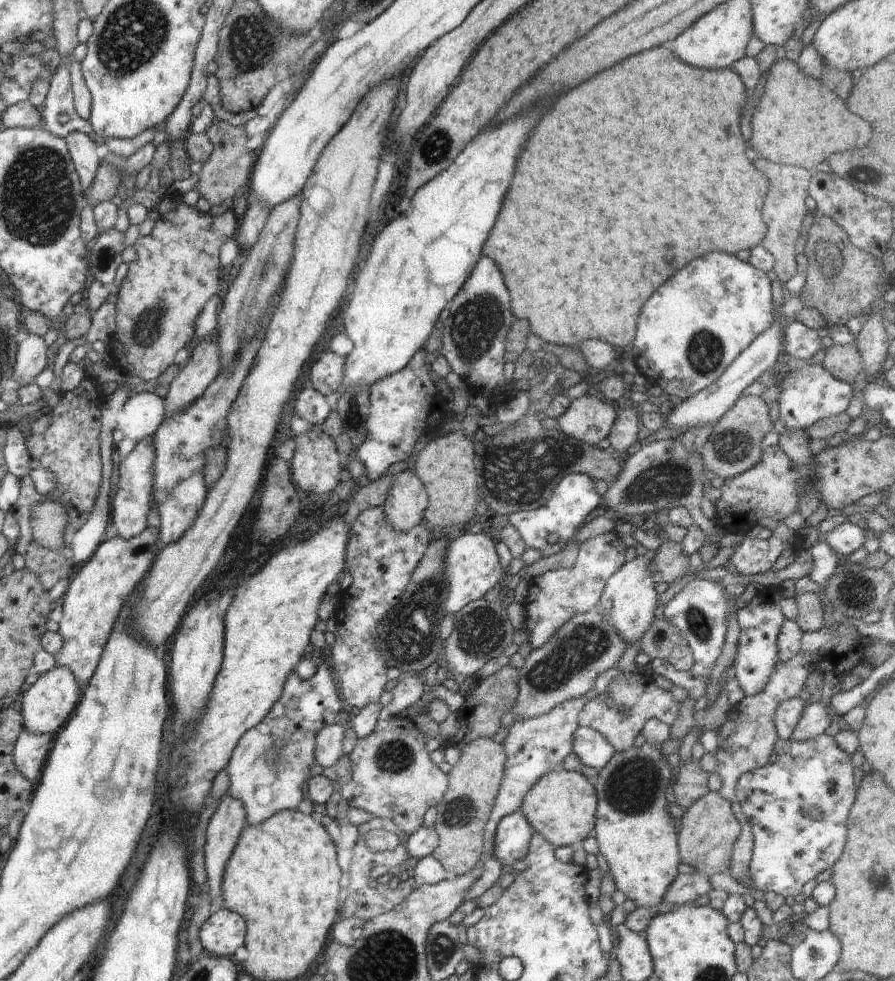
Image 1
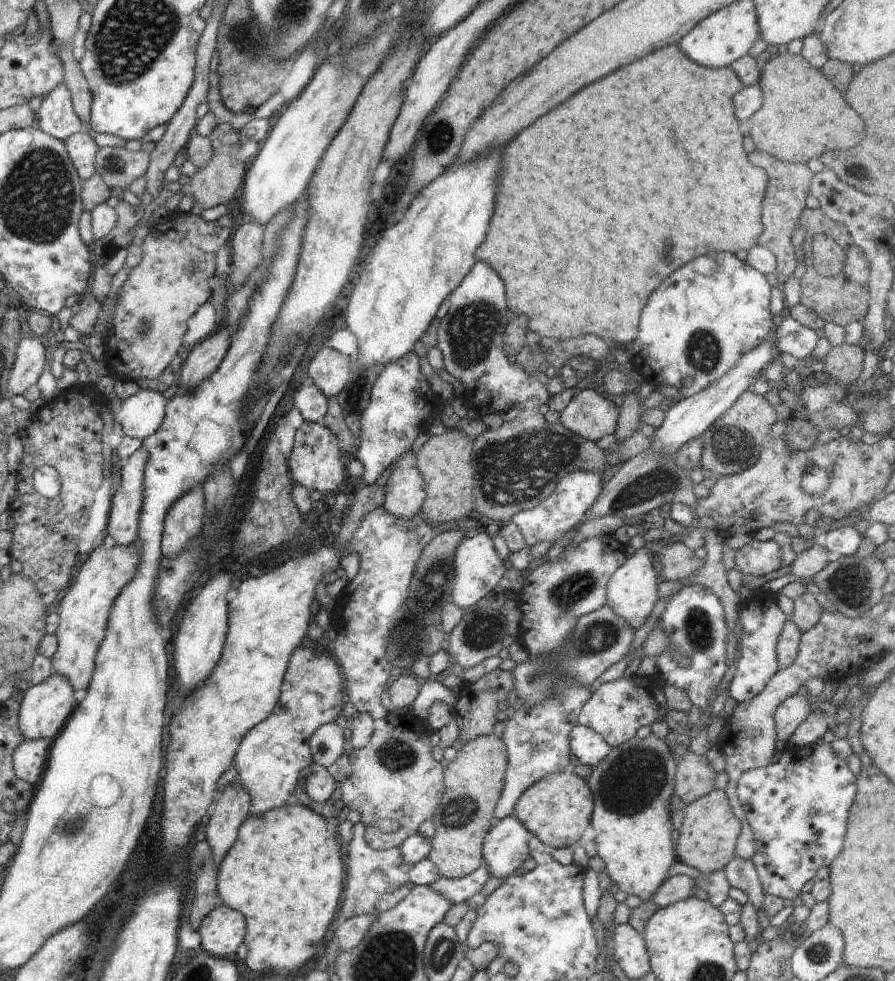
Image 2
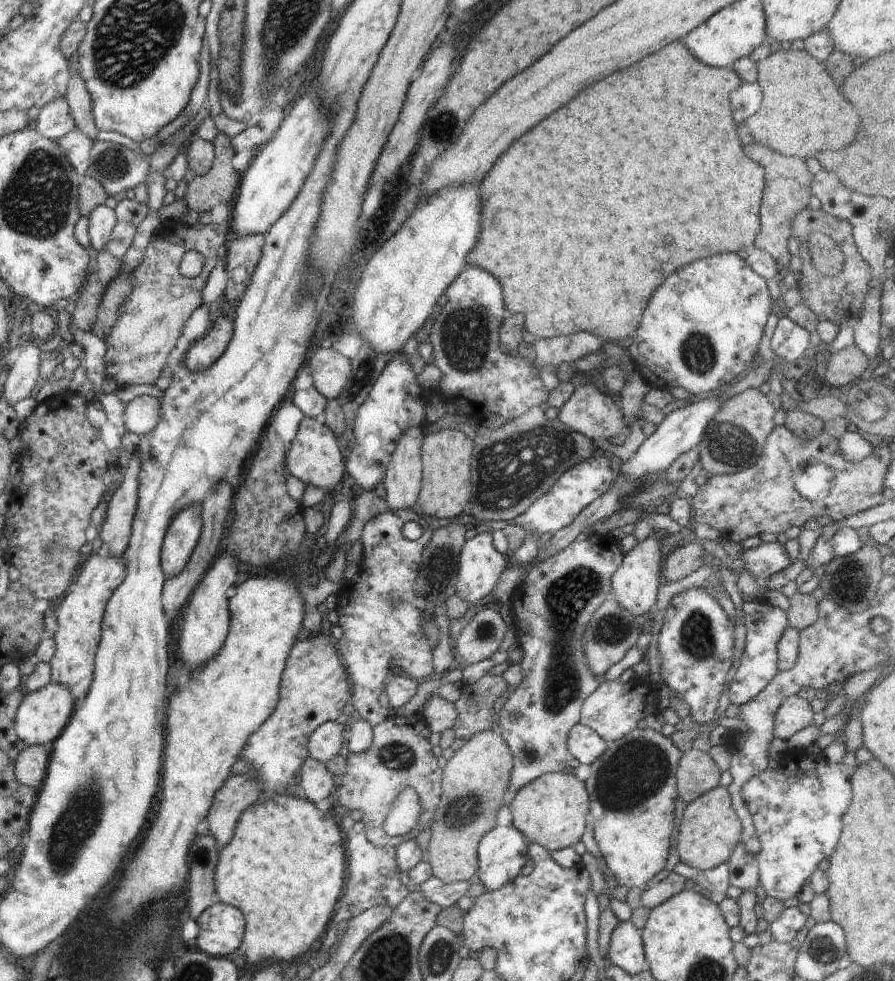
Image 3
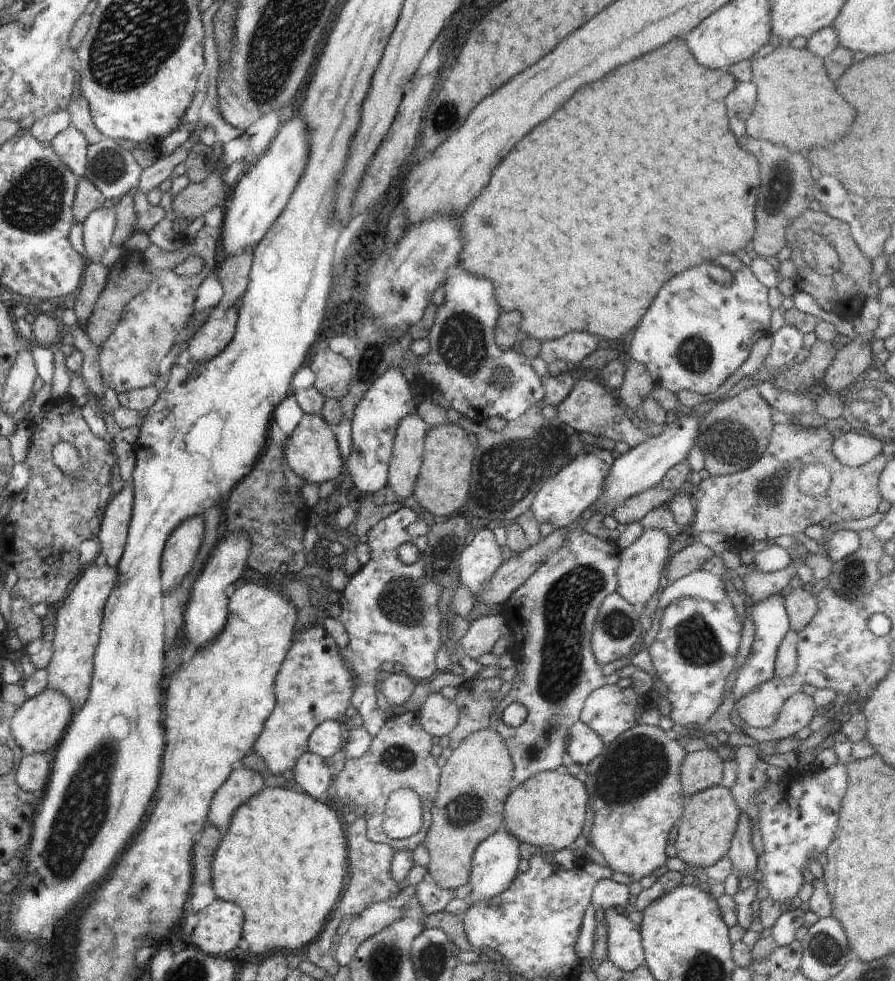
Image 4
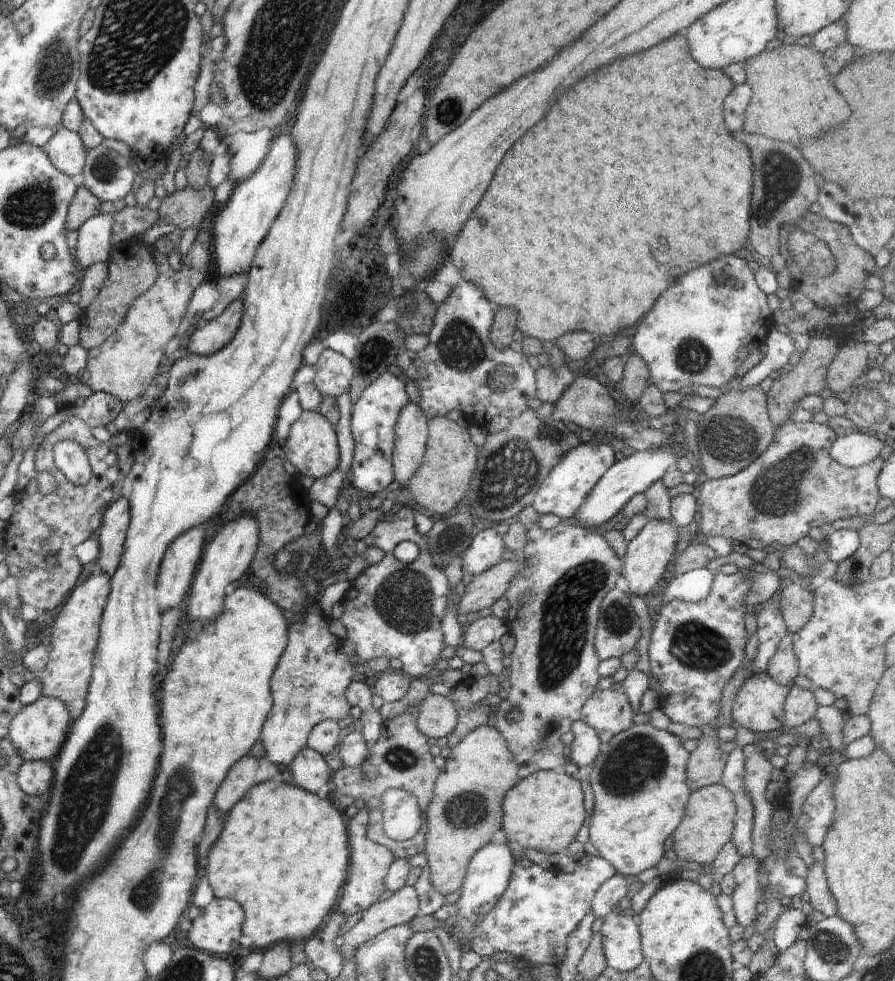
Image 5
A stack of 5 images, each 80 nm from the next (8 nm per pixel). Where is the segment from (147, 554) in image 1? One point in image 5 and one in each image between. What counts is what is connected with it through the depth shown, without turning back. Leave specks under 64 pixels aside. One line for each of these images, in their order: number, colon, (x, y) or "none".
2: (84, 608)
3: (80, 614)
4: (78, 620)
5: (66, 676)

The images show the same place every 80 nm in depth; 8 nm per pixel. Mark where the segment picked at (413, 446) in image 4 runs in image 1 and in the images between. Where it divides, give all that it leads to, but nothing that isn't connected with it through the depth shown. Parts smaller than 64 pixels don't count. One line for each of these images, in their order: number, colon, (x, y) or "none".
1: (404, 506)
2: (405, 491)
3: (402, 480)

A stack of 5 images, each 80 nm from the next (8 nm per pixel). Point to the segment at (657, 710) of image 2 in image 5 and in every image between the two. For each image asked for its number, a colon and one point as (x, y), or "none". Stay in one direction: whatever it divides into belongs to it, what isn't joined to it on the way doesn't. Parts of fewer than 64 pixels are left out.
3: (614, 708)
4: (609, 711)
5: (608, 712)

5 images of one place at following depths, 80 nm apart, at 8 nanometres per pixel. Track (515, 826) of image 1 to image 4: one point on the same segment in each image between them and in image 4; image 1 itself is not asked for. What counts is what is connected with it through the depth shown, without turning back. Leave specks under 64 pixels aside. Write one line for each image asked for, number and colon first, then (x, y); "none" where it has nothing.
2: (505, 848)
3: (502, 853)
4: (495, 862)

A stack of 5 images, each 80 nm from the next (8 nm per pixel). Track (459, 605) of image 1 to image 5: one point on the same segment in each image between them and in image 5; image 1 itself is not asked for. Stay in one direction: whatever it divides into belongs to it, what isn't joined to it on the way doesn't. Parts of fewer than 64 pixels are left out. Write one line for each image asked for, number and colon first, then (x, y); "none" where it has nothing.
2: (478, 570)
3: (480, 565)
4: (480, 559)
5: (485, 550)

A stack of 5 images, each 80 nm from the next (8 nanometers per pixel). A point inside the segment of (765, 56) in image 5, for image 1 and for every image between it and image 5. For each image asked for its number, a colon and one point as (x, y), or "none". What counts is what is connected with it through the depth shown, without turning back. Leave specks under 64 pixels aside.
1: (798, 121)
2: (812, 117)
3: (803, 112)
4: (798, 107)

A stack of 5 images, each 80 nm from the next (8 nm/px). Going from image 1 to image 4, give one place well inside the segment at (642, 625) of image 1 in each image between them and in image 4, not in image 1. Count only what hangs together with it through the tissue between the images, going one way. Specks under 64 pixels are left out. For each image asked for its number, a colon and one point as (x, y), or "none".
2: (632, 591)
3: (635, 585)
4: (642, 565)

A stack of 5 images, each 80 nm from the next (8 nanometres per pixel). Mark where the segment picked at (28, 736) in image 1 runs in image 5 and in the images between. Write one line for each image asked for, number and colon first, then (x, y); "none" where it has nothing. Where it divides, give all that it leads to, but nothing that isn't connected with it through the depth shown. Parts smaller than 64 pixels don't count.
2: (30, 758)
3: (30, 767)
4: (32, 772)
5: (35, 778)

